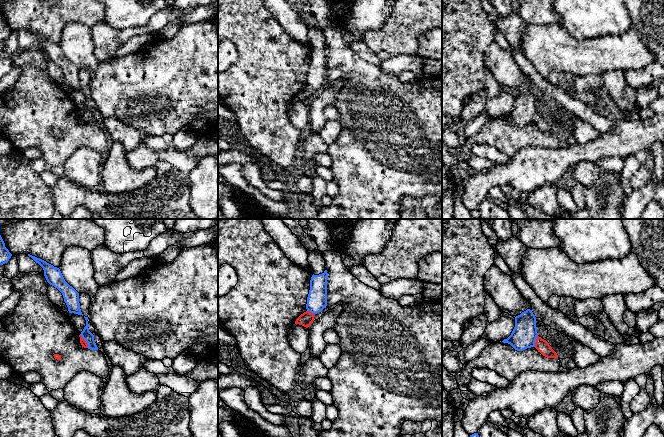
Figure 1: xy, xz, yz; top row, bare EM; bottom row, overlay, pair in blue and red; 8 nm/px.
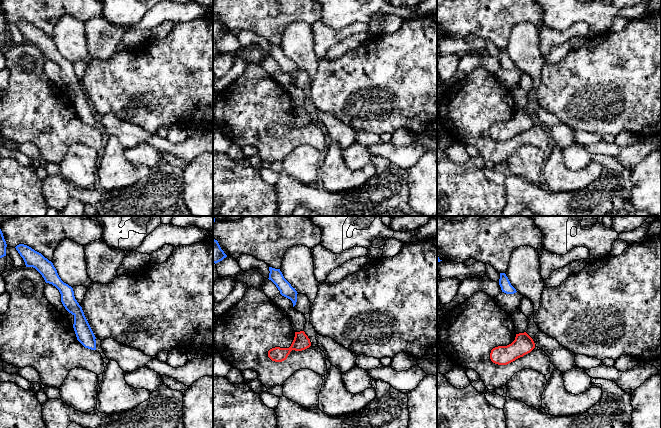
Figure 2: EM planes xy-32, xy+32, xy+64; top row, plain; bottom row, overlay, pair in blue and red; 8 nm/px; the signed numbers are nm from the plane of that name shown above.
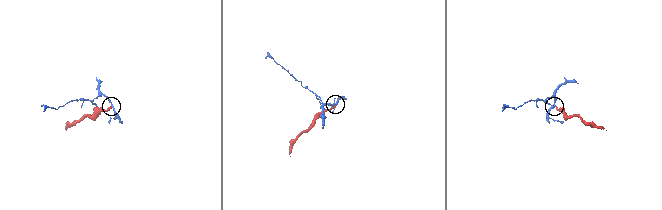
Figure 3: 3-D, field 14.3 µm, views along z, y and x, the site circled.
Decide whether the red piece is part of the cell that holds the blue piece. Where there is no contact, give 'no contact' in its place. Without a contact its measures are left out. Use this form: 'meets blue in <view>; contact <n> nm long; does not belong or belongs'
meets blue in xy; contact 130 nm long; belongs

